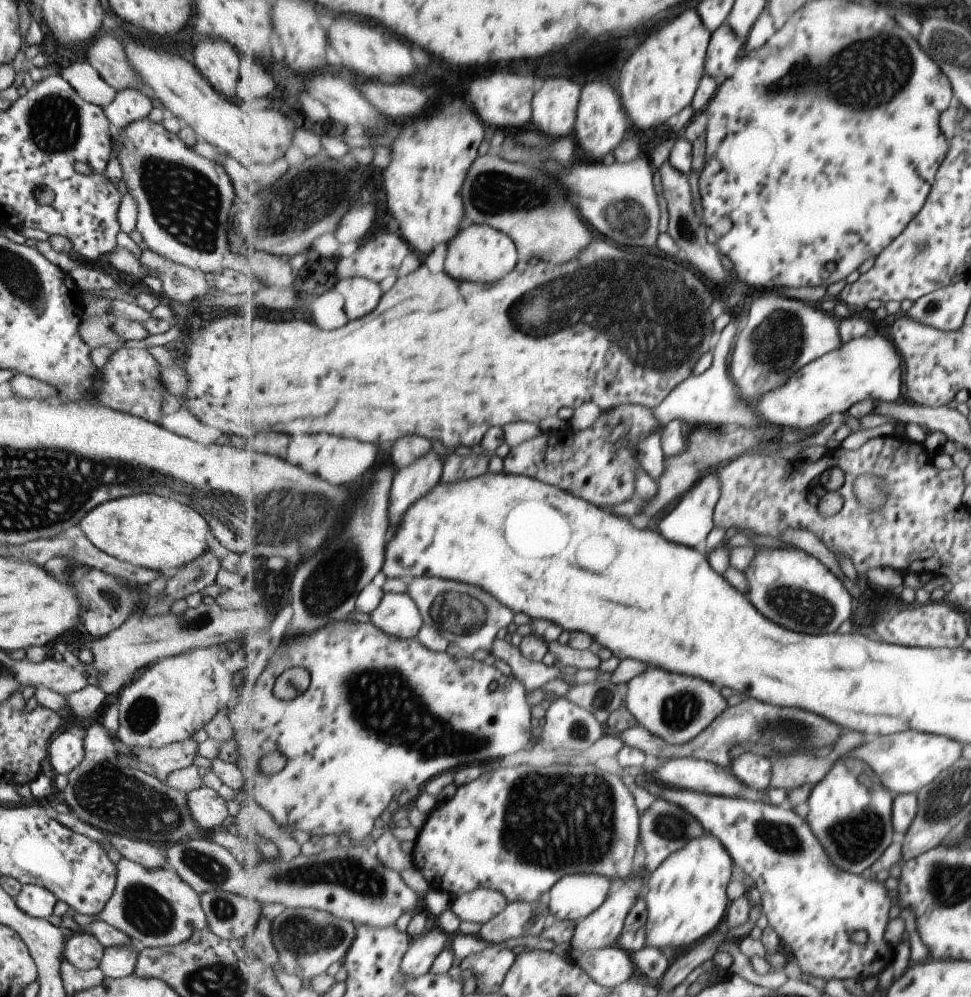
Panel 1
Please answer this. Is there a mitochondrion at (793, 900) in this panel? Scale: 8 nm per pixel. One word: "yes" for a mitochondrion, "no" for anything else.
no

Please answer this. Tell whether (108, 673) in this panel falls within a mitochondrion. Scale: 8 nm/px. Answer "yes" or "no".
yes

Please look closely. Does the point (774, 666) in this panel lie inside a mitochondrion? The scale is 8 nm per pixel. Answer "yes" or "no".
no

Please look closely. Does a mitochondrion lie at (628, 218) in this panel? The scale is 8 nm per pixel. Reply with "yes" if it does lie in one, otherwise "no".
yes

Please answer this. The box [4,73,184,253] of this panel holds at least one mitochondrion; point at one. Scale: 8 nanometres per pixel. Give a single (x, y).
(53, 123)

